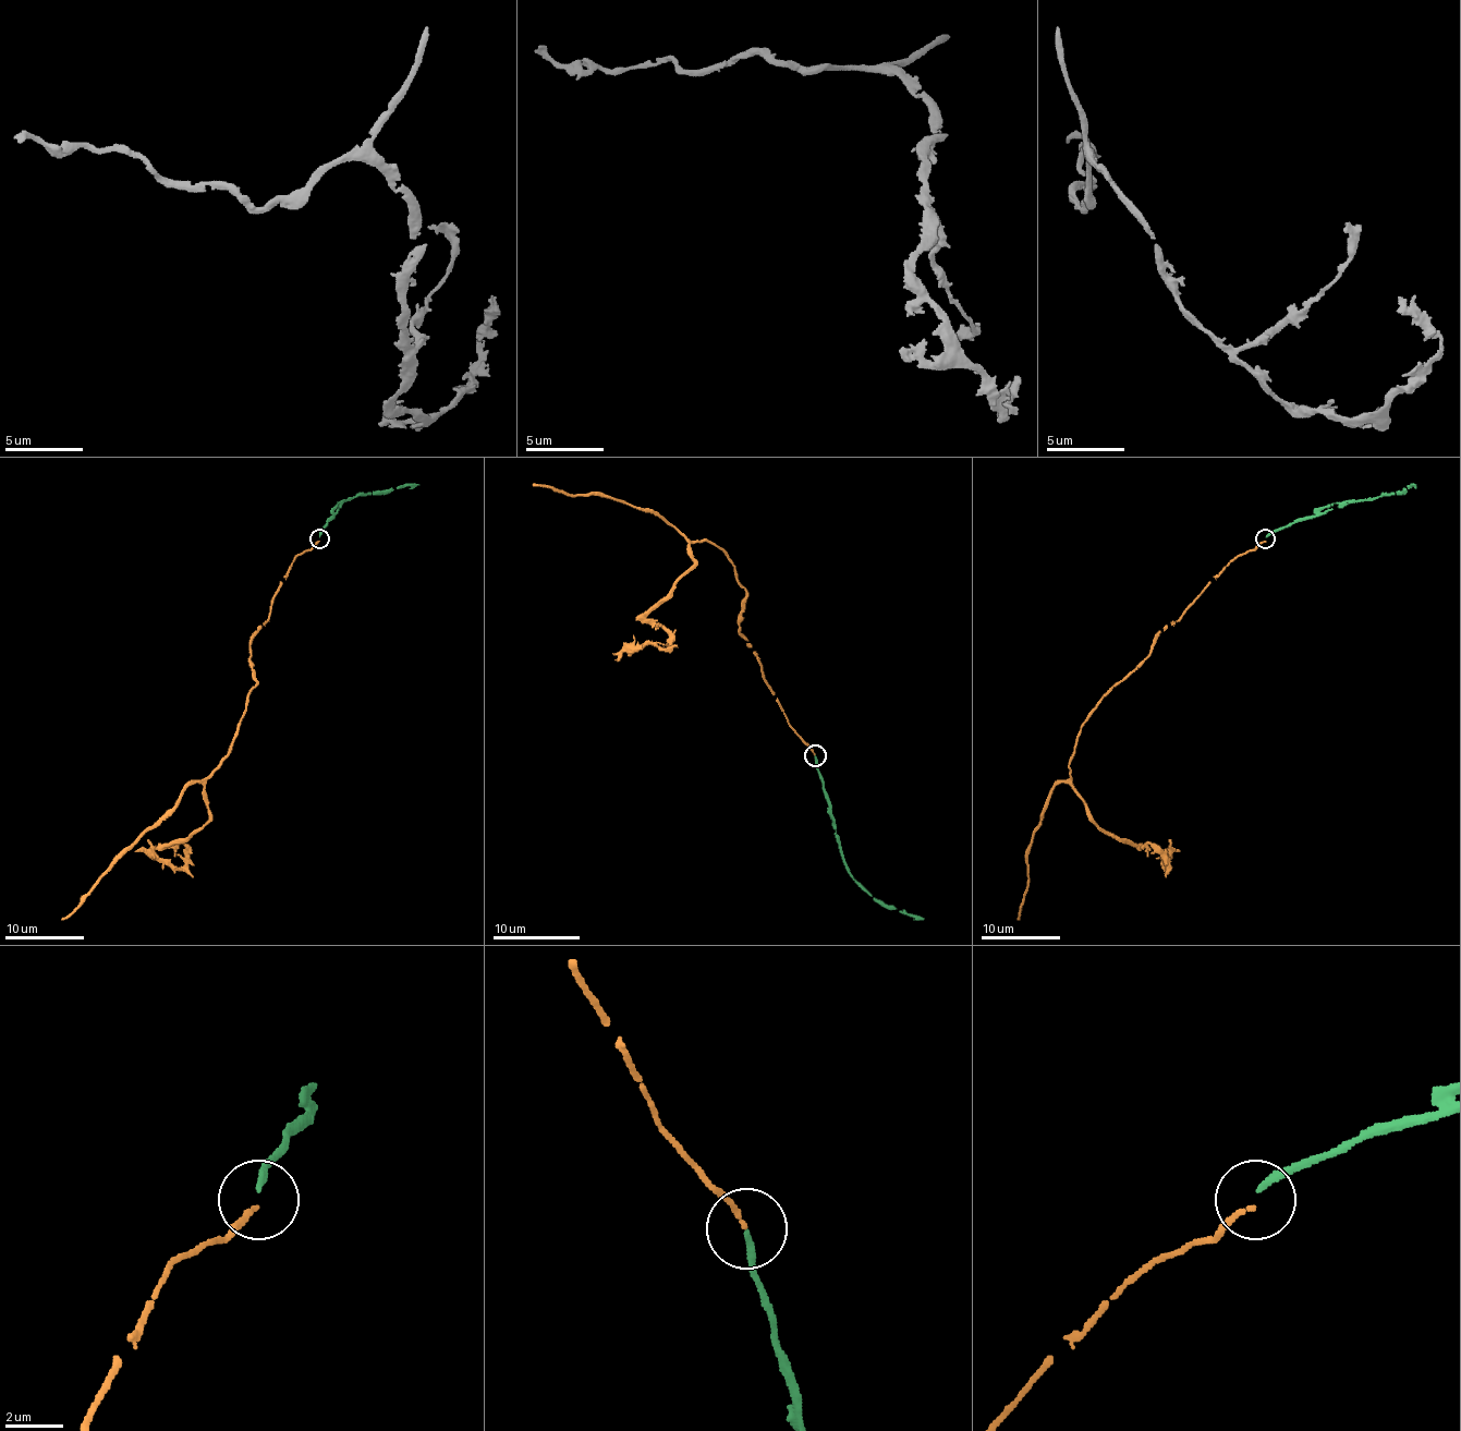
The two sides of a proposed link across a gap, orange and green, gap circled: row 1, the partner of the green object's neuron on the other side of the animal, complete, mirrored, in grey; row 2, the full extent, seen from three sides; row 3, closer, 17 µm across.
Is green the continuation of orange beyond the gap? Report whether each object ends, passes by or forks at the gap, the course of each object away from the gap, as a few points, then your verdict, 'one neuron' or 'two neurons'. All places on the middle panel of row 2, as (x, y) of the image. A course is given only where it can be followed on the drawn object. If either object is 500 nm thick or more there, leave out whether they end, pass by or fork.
orange ends | green ends | orange via (815, 754), (740, 631), (735, 566), (707, 541), (690, 543), (694, 564), (647, 616), (668, 646), (615, 659) | green via (815, 754), (815, 767), (824, 785), (845, 869), (876, 899), (924, 919) | two neurons

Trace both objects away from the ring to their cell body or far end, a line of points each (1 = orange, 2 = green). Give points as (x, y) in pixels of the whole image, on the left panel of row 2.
1: (320, 542), (256, 630), (256, 686), (205, 787), (209, 819), (166, 844), (185, 863), (136, 850)
2: (320, 537), (320, 531), (333, 516), (338, 504), (418, 484)

